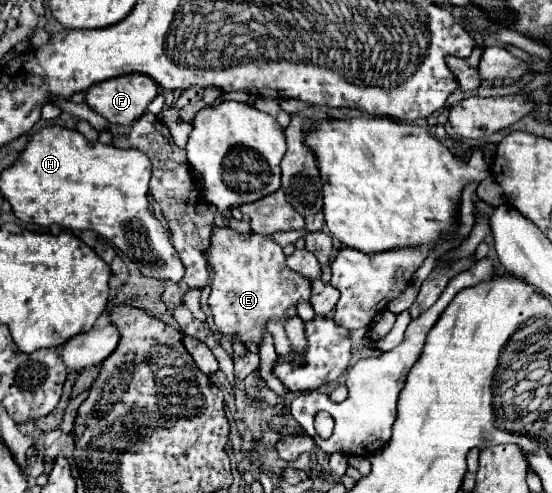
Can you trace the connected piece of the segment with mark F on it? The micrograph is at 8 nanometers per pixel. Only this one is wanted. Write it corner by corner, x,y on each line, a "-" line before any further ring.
124,74
118,78
104,80
86,90
86,104
112,124
132,124
140,114
146,112
146,106
158,96
158,84
148,74

